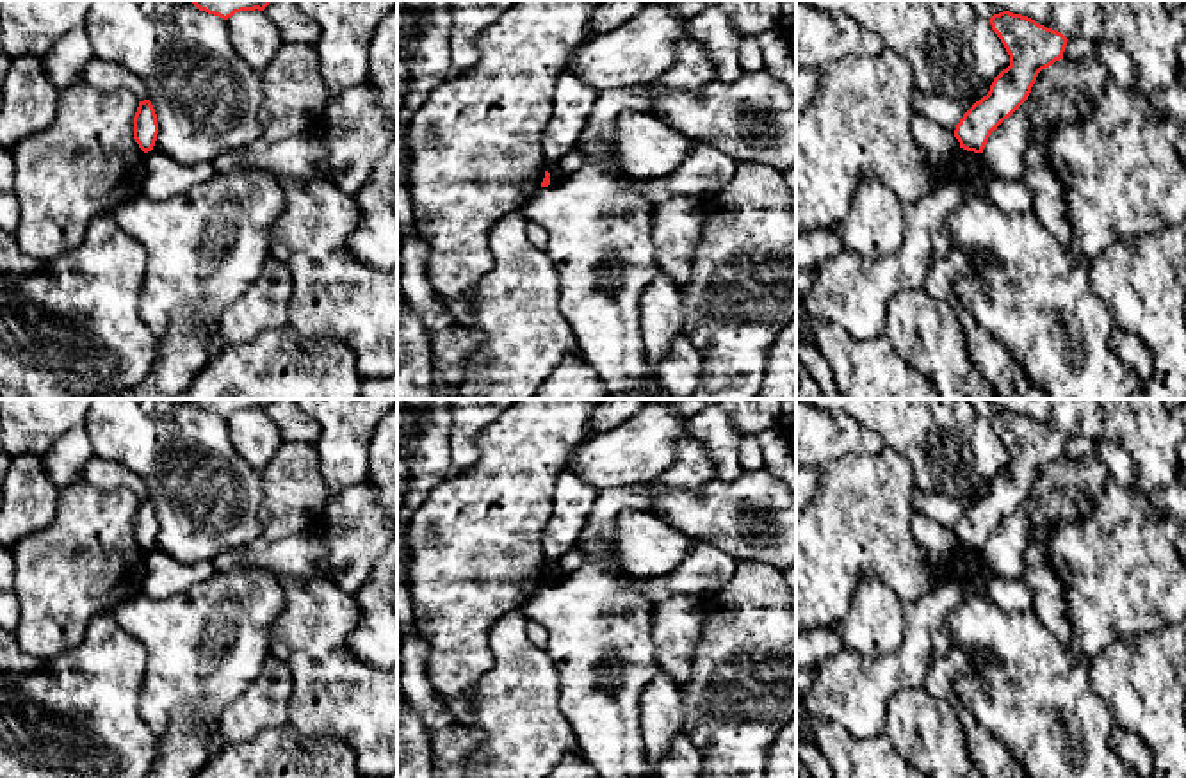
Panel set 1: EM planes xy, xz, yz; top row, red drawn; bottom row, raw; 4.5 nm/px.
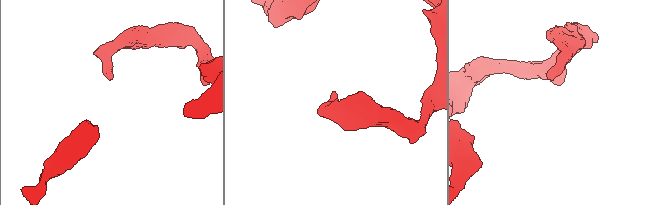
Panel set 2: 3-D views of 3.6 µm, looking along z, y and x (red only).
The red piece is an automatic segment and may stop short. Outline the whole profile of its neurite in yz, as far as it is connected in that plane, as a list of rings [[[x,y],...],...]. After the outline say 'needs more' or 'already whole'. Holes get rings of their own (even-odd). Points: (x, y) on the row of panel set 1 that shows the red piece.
[[[1010,11],[994,14],[990,25],[1010,55],[1010,66],[956,125],[960,148],[974,153],[983,153],[992,132],[1028,100],[1038,73],[1063,59],[1068,41],[1061,32]]] | already whole

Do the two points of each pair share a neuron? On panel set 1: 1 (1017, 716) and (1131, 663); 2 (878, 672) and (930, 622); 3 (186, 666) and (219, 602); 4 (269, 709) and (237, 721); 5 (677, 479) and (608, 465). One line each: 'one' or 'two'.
1: two
2: one
3: one
4: one
5: two

